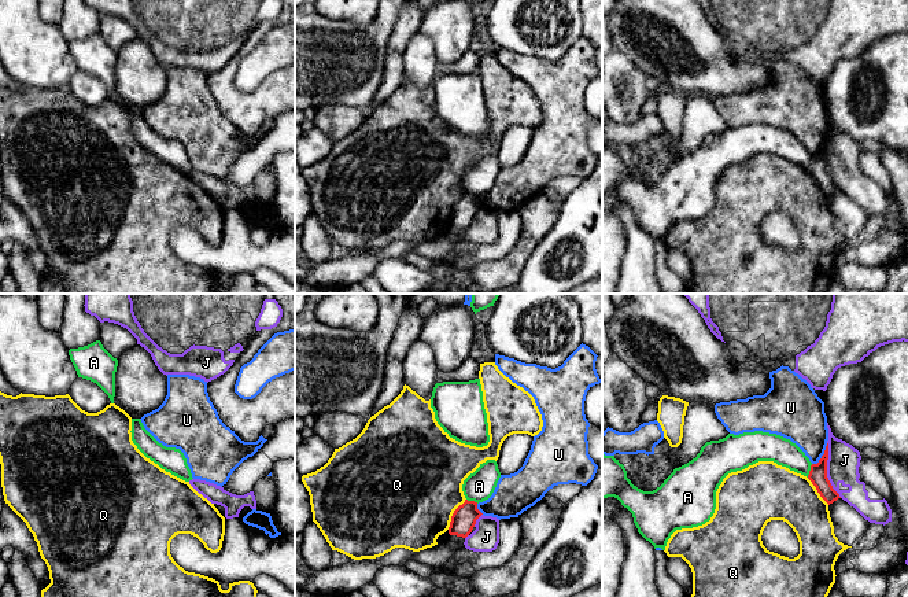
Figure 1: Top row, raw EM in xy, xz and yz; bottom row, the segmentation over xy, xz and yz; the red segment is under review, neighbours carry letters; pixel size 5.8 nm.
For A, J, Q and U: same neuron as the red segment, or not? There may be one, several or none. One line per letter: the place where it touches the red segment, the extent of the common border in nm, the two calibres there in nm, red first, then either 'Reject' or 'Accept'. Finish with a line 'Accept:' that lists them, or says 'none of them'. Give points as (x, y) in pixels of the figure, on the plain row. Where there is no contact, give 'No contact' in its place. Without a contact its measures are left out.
A: Touches red at yz (809, 164). Shared border 90 nm. Thickness 110 nm (red) against 160 nm. Reject
J: Touches red at yz (826, 162). Shared border 340 nm. Thickness 110 nm (red) against 190 nm. Reject
Q: Touches red at xz (453, 206). Shared border 220 nm. Thickness 140 nm (red) against 500 nm. Reject
U: Touches red at yz (822, 148). Shared border 160 nm. Thickness 110 nm (red) against 280 nm. Reject
Accept: none of them

